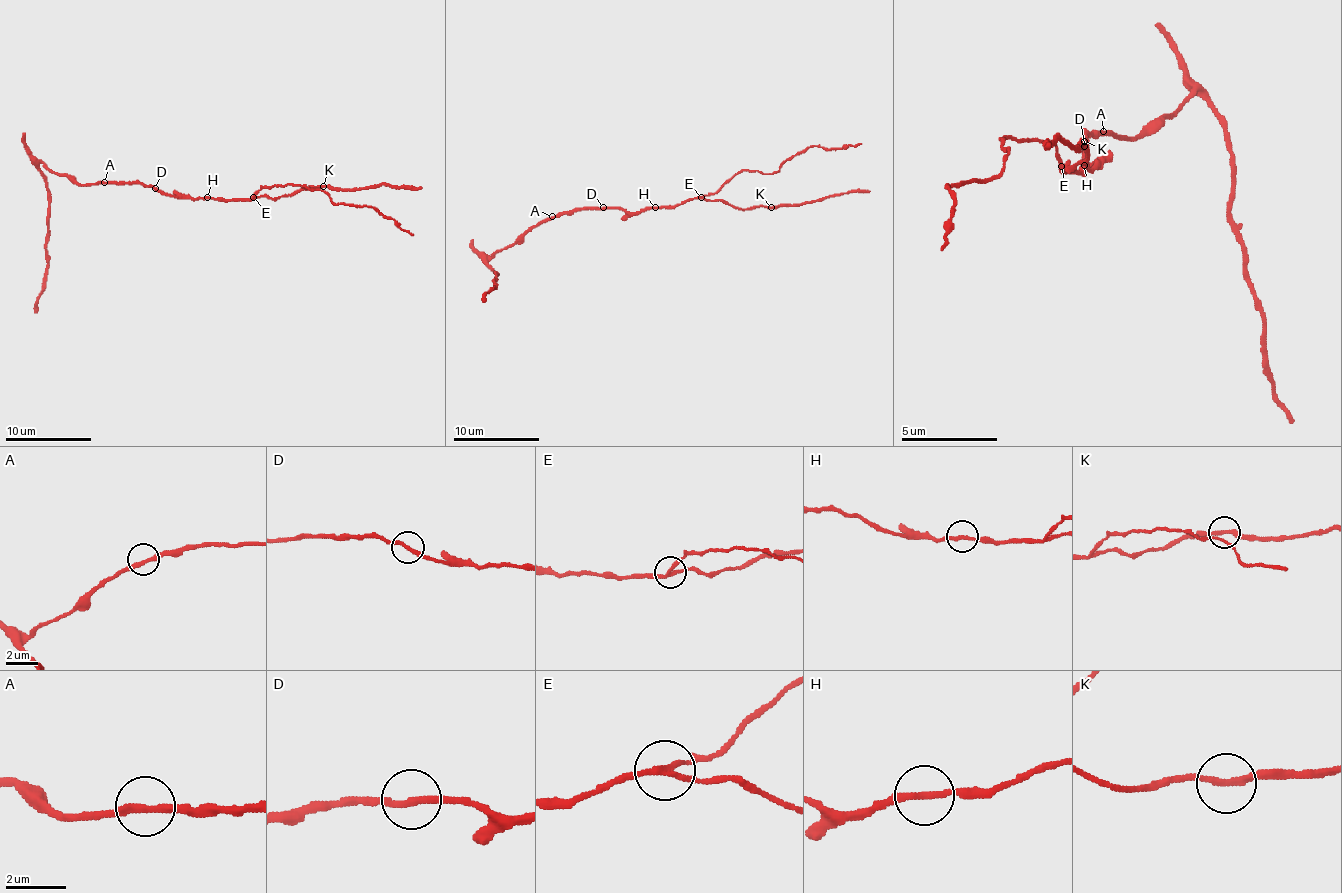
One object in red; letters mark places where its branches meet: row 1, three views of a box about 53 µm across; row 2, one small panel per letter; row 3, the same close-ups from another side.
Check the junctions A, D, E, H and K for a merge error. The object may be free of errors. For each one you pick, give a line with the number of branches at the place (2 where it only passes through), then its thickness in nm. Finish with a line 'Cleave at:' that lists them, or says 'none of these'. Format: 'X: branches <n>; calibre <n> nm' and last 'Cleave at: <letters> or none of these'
E: branches 3; calibre 180 nm
Cleave at: E

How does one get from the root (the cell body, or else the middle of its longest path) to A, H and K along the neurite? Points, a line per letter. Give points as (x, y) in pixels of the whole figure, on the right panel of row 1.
A: (1084, 146), (1084, 136), (1089, 131), (1103, 131)
H: (1084, 146), (1084, 160), (1094, 170), (1084, 165)
K: (1084, 146), (1084, 160), (1094, 170), (1065, 170), (1089, 155), (1089, 151), (1079, 141), (1084, 141)

